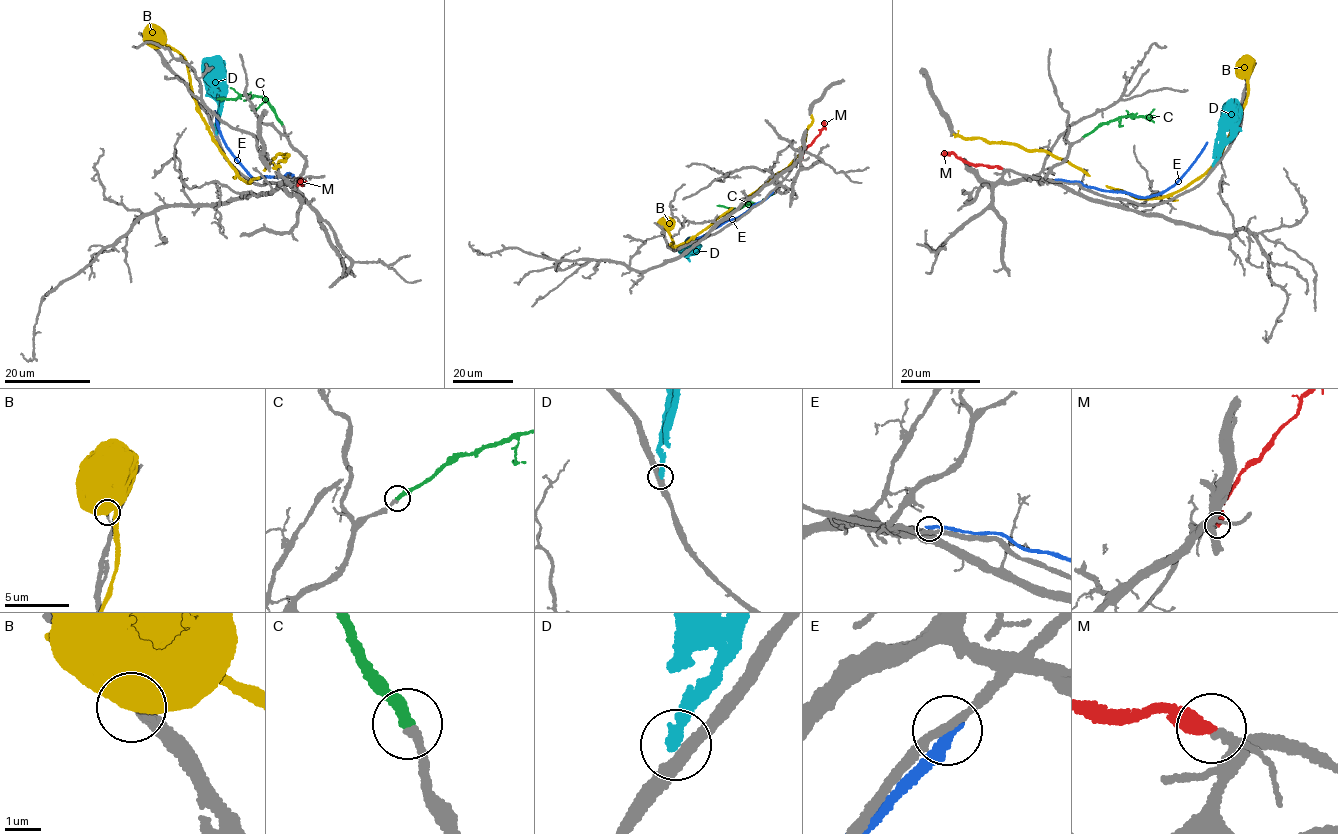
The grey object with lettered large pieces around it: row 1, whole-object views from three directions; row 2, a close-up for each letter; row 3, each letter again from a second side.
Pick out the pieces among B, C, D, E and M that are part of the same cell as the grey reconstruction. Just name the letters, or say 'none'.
C

